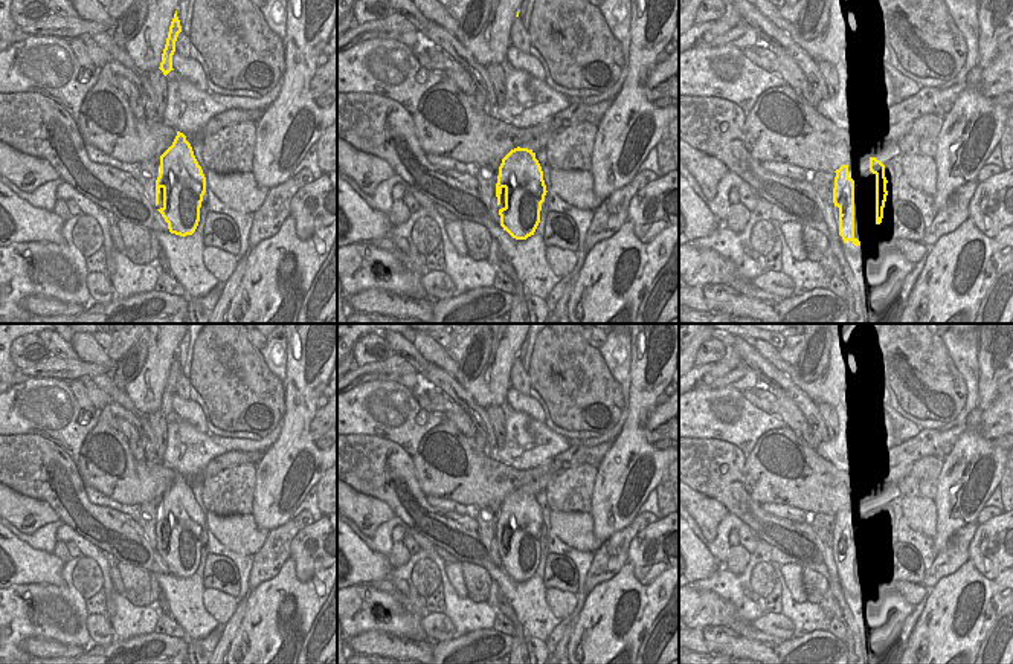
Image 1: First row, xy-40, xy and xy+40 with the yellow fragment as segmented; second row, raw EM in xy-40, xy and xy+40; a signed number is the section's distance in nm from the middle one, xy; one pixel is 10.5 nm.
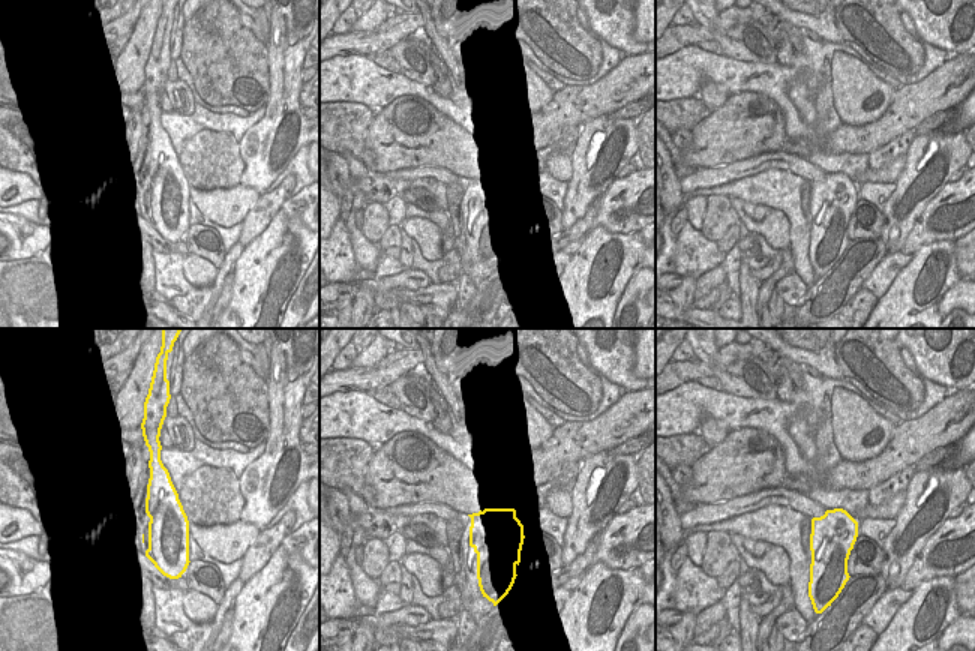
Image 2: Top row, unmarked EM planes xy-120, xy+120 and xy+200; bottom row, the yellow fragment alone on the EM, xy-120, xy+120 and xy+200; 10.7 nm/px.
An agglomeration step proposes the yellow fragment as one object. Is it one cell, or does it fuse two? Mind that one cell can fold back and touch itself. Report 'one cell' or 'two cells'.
one cell

